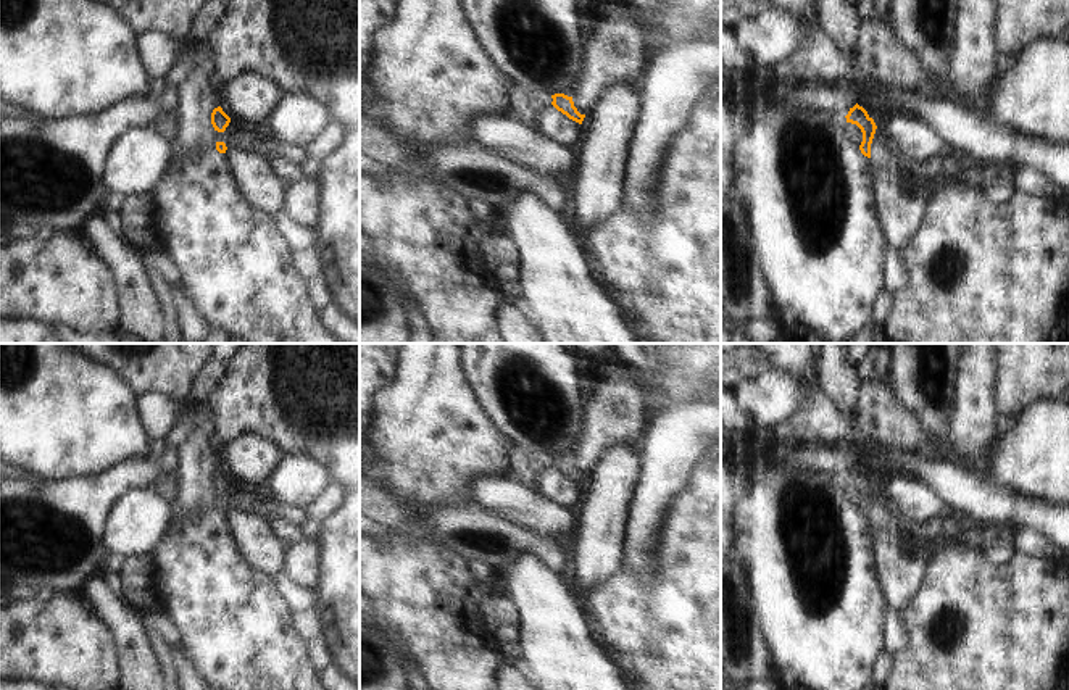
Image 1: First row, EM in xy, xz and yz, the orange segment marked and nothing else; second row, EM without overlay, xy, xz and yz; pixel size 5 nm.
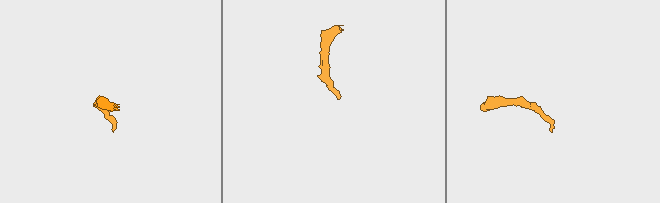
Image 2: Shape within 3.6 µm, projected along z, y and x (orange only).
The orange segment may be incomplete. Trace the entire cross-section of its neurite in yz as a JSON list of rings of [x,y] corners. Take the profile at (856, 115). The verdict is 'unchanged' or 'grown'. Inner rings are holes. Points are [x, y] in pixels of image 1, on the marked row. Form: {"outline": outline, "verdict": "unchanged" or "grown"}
{"outline": [[[858,103],[853,108],[850,108],[845,118],[846,123],[856,124],[861,129],[863,142],[859,145],[859,150],[864,156],[871,158],[871,143],[877,129],[874,119]]], "verdict": "unchanged"}

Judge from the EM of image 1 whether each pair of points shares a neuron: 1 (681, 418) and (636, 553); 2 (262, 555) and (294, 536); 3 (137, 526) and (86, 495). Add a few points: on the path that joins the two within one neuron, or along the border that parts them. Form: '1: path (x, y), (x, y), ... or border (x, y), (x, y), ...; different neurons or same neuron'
1: path (668, 452), (663, 474), (648, 502), (644, 519); same neuron
2: border (270, 524), (287, 545); different neurons
3: border (142, 489), (124, 492), (113, 503), (103, 547); different neurons

